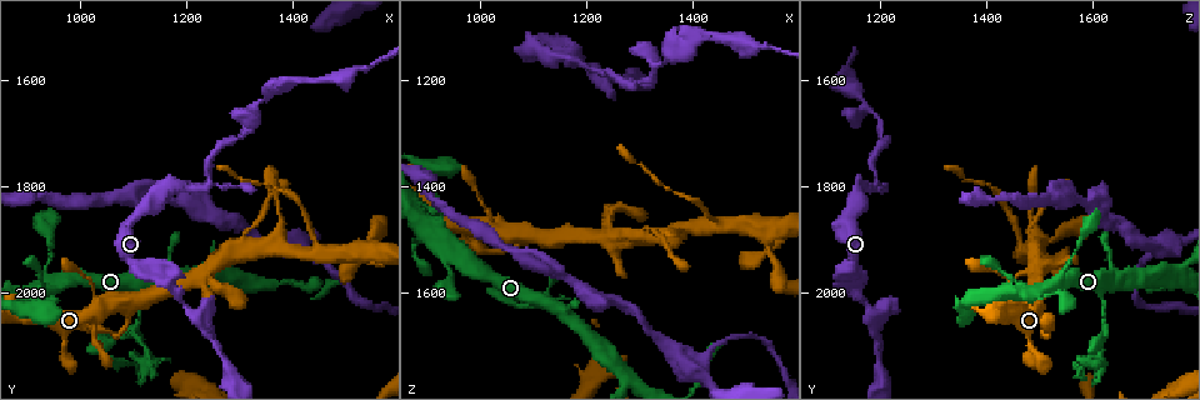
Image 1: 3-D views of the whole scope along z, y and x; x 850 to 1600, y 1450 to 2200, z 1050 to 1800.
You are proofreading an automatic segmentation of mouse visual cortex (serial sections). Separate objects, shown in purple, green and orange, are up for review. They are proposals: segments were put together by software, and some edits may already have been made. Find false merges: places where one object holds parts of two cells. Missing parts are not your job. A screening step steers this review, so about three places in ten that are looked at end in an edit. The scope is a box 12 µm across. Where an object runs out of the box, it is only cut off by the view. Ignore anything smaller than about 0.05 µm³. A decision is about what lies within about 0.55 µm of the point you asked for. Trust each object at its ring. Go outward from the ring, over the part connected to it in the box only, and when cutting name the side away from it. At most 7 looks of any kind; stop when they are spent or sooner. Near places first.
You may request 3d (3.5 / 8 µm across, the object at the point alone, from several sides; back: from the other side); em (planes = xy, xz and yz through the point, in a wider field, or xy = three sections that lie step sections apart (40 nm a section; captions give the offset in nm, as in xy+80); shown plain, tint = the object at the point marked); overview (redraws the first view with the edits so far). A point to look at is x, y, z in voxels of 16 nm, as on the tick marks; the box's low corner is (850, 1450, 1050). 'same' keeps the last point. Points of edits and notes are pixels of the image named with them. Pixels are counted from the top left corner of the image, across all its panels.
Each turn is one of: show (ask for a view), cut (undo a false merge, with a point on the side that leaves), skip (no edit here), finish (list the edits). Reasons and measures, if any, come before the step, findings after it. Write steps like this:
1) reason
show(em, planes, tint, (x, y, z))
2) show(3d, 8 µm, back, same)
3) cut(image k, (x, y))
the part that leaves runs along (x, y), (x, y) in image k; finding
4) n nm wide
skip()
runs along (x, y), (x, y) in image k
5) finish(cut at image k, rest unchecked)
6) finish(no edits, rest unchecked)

sharp bend
show(3d, 3.5 µm, back, (1230, 1800, 1190))

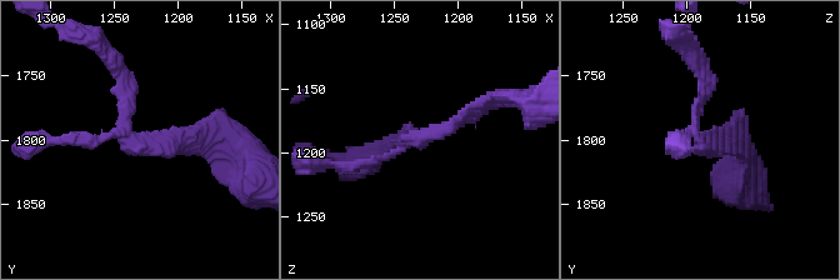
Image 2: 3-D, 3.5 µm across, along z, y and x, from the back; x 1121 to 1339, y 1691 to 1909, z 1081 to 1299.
shape alone is not enough
show(em, xy, step 3, tint, (1230, 1804, 1190))

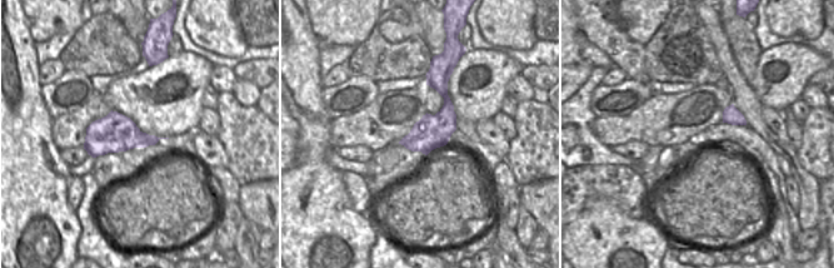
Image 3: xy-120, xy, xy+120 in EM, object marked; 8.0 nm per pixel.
skip()
runs along (213, 135), (140, 146), (125, 131), (121, 70) in image 2; continuous, no second cell

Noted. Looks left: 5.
a fork
show(3d, 3.5 µm, (1445, 1925, 1465))

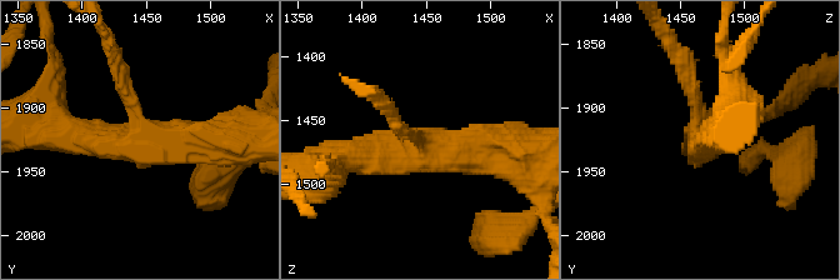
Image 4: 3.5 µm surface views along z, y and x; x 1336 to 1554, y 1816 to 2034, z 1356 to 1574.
cut(image 4, (113, 63))
the part that leaves runs along (129, 98), (105, 33) in image 4; a second cell is stuck on

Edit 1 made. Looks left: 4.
two arms in line, one across
show(3d, 3.5 µm, back, (1335, 1650, 1170))

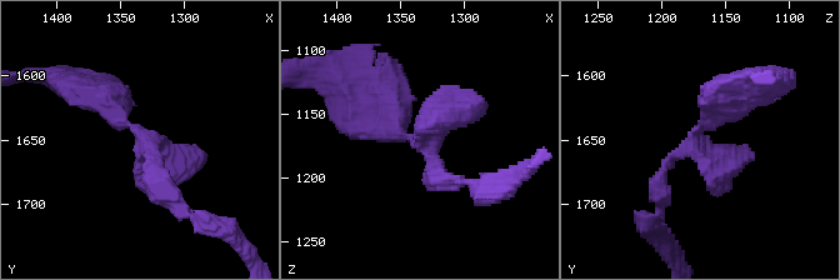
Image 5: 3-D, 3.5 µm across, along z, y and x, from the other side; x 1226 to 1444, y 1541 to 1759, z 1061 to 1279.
3 arms; arms of 250, 300, 350 nm; now the EM
show(em, xy, step 5, tint, (1330, 1652, 1176))

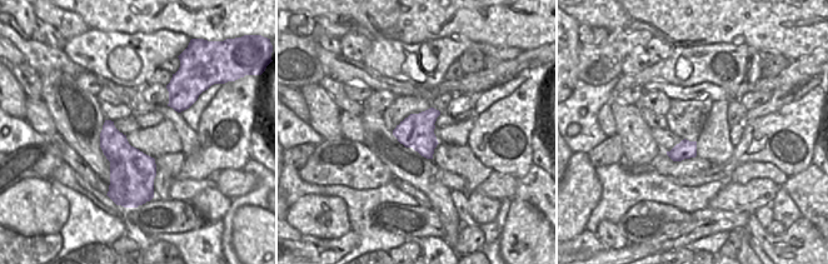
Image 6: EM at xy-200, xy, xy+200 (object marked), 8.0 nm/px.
skip()
runs along (179, 208), (155, 185), (148, 143), (90, 89) in image 5; continuous, no second cell

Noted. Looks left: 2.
finish(cut at image 4, rest unchecked)

